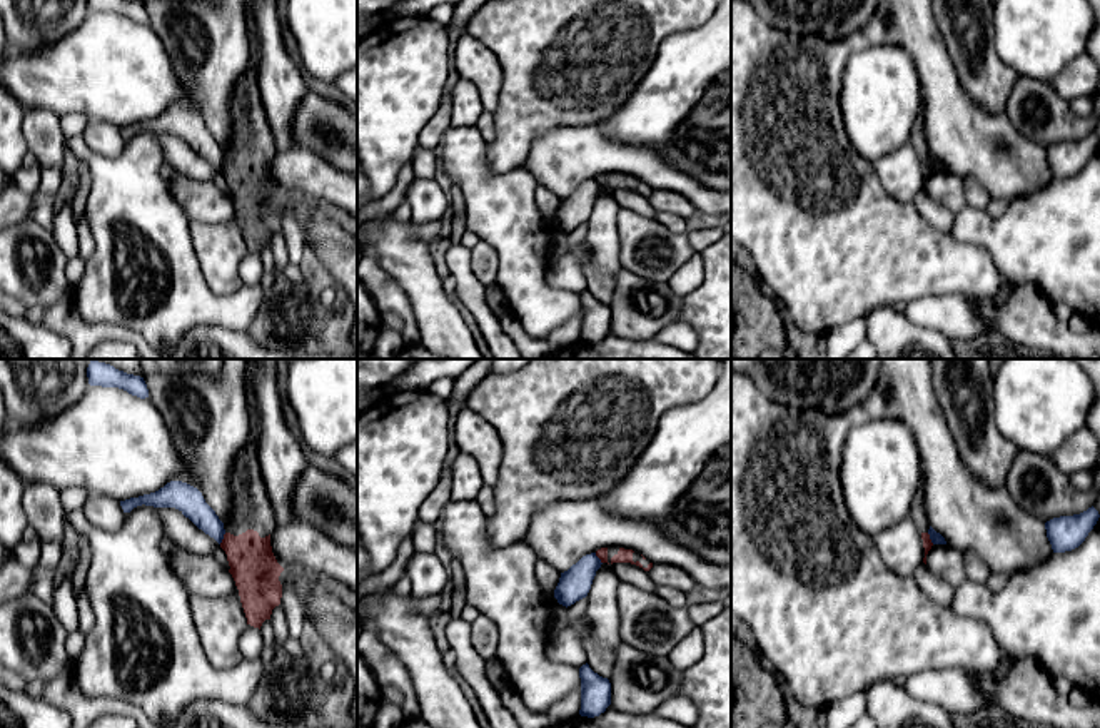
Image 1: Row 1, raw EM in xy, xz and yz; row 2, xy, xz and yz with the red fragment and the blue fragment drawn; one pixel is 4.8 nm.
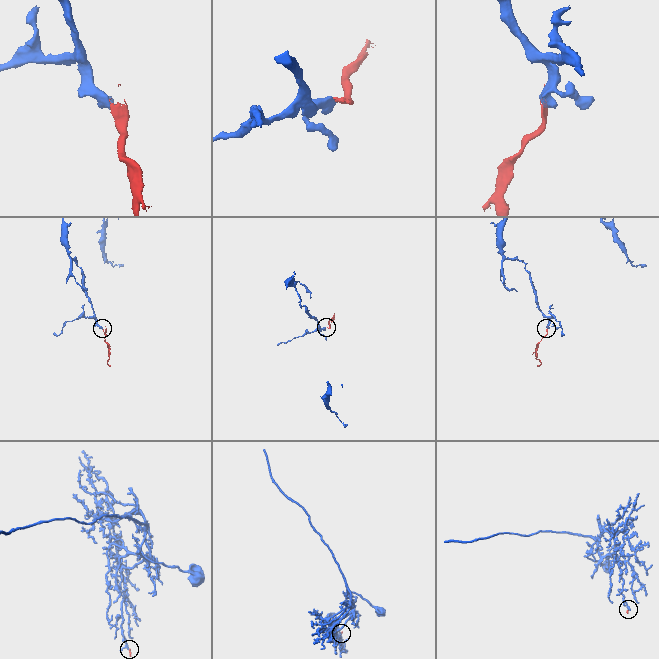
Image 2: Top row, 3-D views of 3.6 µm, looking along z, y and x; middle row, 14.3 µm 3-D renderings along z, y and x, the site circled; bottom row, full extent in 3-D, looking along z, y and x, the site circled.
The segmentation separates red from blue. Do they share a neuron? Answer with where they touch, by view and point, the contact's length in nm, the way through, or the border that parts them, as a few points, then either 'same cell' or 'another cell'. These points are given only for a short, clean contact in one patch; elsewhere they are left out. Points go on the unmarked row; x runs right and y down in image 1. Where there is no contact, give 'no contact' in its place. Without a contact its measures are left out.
xy (224, 164) | 70 nm | along xy (226, 159), (219, 169) | another cell

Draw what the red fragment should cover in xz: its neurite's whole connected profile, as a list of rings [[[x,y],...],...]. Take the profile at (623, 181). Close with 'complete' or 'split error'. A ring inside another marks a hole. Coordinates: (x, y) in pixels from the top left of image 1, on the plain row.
[[[601,174],[596,177],[596,182],[601,185],[601,189],[631,189],[644,197],[649,197],[653,194],[653,189],[646,185],[643,180],[634,179],[633,175],[624,174]]]; split error

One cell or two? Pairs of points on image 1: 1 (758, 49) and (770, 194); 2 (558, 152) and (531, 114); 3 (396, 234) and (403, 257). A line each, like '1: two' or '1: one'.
1: one
2: two
3: one

